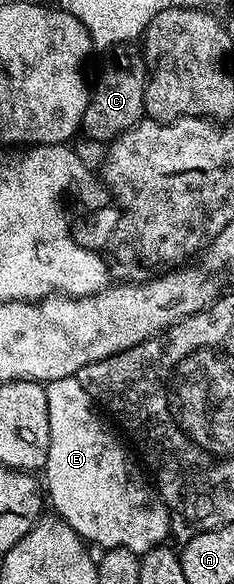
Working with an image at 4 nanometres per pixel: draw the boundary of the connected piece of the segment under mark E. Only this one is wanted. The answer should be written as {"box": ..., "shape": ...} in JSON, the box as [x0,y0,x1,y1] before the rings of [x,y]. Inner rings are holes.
{"box":[42,376,170,554],"shape":[[[75,376],[47,381],[44,394],[48,407],[48,453],[42,469],[42,484],[46,489],[46,500],[52,503],[51,511],[64,520],[89,545],[101,544],[101,549],[125,548],[137,554],[149,552],[163,545],[170,536],[168,508],[160,501],[155,491],[144,493],[128,477],[128,460],[116,441],[115,431],[107,432],[104,424],[92,413],[94,402],[82,390]]]}

